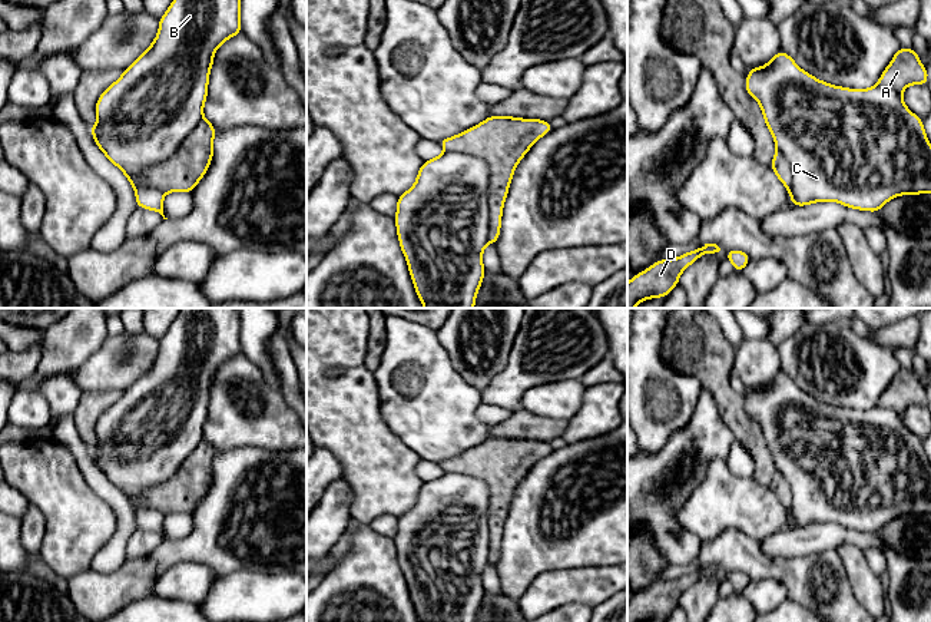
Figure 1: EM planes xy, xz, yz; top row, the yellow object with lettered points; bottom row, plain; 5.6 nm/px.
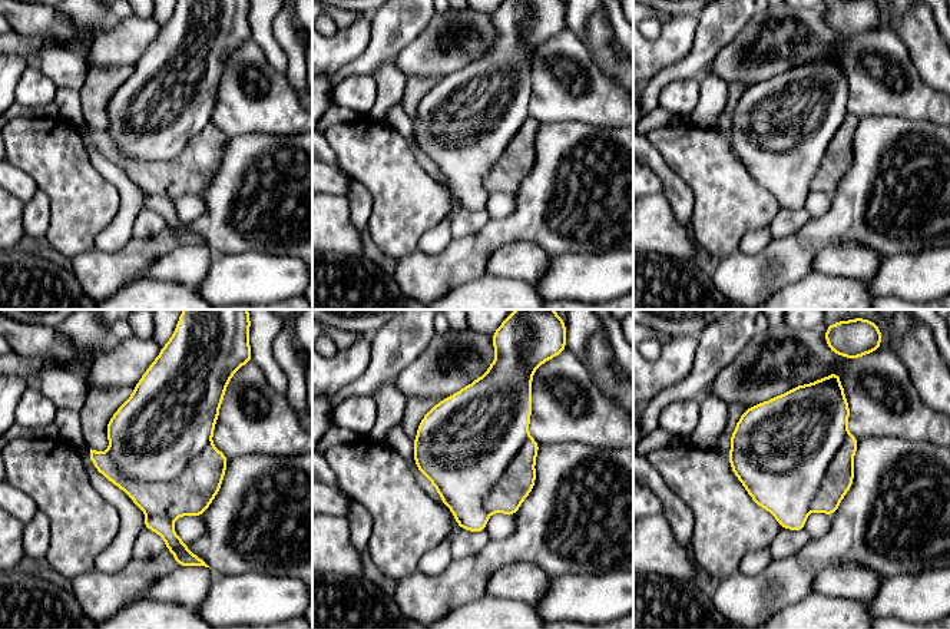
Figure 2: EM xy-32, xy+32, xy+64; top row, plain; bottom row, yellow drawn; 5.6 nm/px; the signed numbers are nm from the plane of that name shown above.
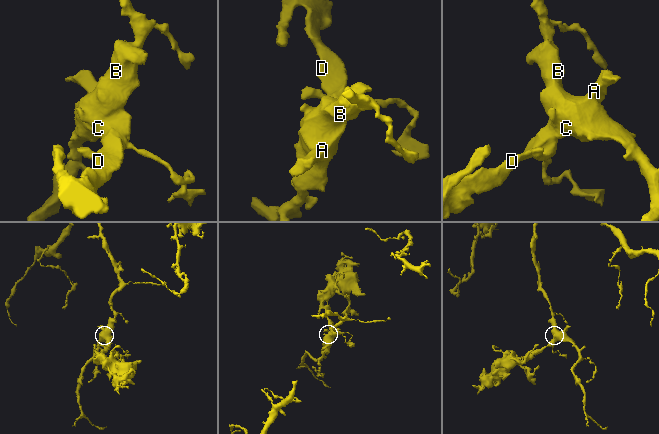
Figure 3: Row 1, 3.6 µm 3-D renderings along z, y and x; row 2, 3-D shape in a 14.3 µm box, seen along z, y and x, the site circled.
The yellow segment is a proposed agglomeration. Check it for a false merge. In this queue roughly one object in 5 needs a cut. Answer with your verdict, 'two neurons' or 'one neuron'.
two neurons

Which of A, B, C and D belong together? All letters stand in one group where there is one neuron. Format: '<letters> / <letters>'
A D / B C

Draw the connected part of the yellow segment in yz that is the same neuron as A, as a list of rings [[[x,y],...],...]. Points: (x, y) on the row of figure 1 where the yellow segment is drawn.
[[[901,46],[878,79],[879,85],[894,89],[901,97],[907,86],[925,86],[927,82],[928,70],[921,63],[917,52]]]

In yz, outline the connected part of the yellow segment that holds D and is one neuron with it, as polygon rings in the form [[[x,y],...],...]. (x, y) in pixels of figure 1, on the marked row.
[[[705,244],[672,259],[659,259],[627,282],[627,308],[650,298],[665,298],[677,284],[680,274],[703,254],[719,252],[716,244]]]

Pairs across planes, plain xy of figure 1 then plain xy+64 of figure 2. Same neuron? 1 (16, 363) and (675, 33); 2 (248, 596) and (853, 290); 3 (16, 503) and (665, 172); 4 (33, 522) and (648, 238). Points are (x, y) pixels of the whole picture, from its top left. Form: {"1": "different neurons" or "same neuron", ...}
{"1": "same neuron", "2": "different neurons", "3": "different neurons", "4": "different neurons"}

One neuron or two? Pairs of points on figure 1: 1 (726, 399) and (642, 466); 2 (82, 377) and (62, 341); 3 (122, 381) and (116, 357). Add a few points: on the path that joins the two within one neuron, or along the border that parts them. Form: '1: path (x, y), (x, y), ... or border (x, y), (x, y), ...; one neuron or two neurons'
1: border (702, 386), (714, 397), (722, 420), (734, 436); two neurons
2: border (100, 346), (72, 373); two neurons
3: path (121, 376), (118, 363); one neuron

